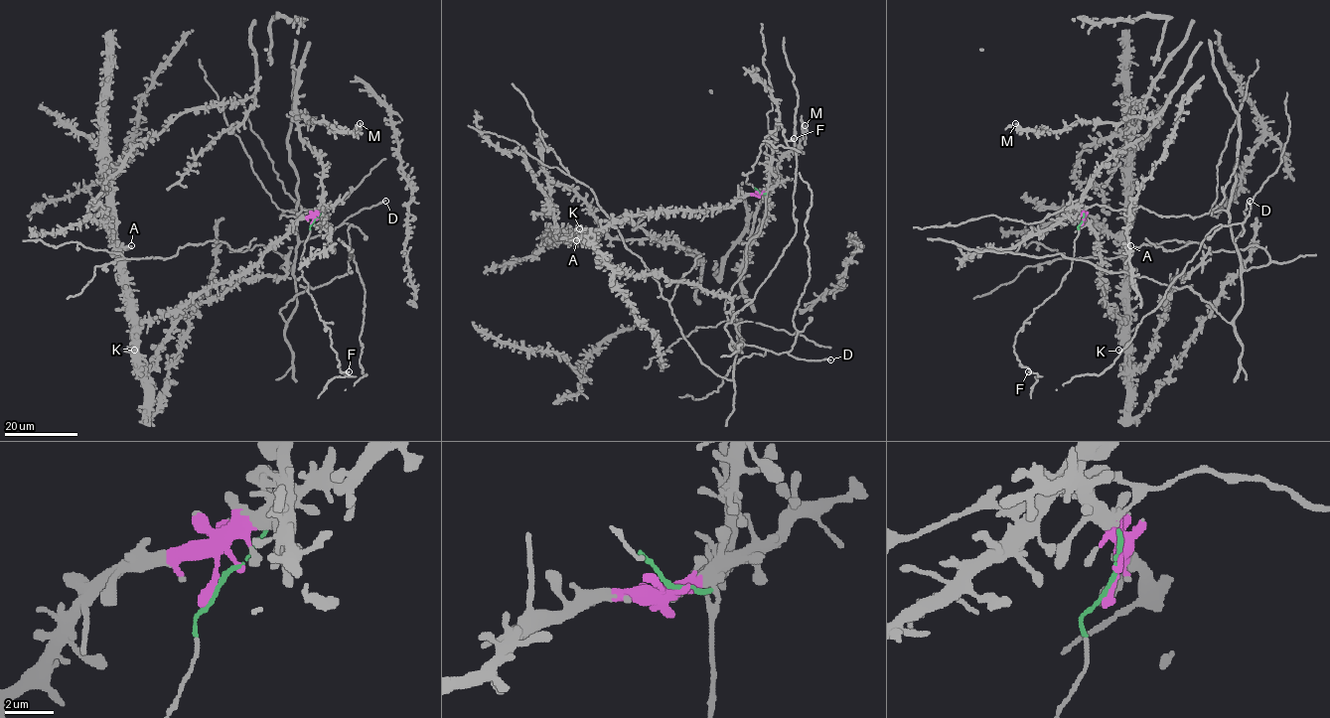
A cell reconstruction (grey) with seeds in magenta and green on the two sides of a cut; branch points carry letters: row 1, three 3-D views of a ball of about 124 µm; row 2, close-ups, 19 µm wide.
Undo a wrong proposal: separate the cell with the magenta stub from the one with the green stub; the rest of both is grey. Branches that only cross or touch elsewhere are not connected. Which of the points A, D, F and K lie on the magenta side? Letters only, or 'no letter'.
A, K

